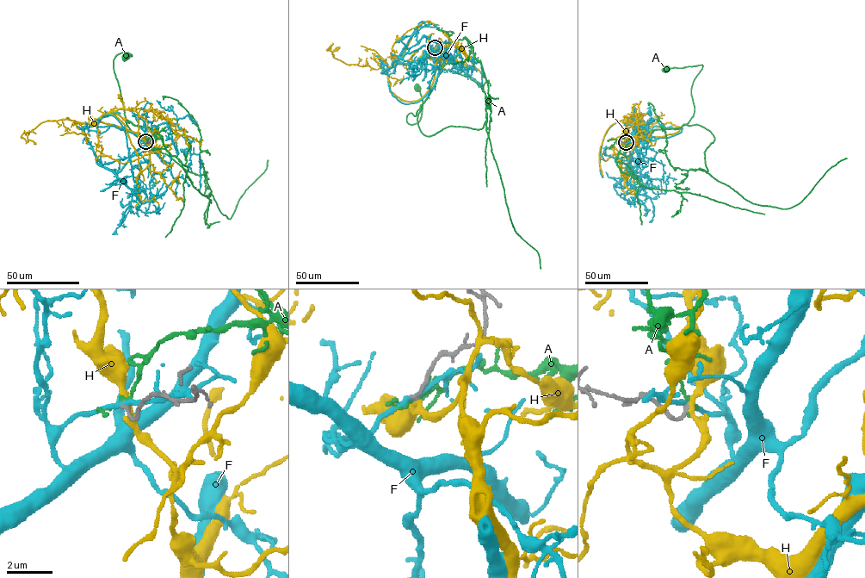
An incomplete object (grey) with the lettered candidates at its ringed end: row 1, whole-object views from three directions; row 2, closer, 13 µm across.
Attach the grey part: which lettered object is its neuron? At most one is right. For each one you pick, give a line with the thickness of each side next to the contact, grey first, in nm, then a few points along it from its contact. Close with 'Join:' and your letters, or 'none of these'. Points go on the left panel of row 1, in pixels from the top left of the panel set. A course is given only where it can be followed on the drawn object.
Join: none of these

